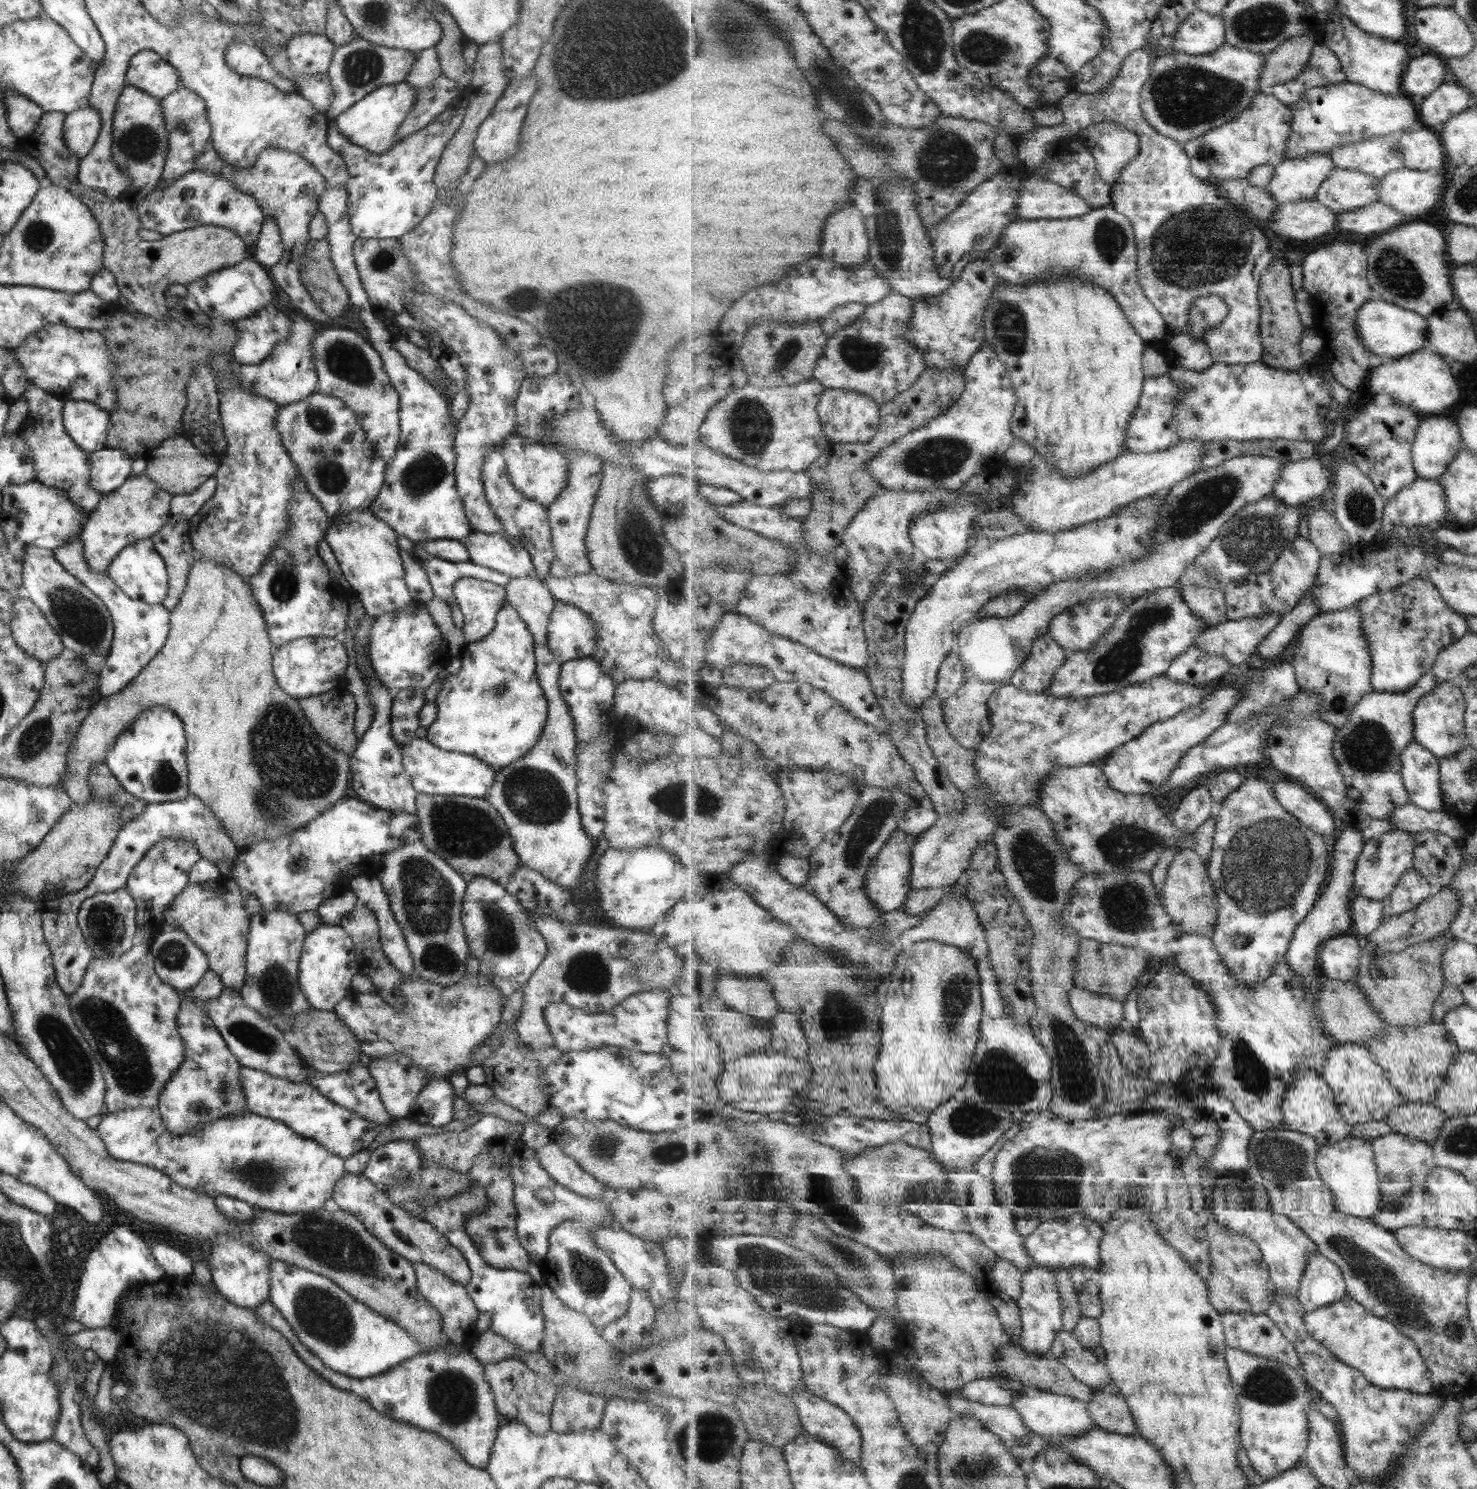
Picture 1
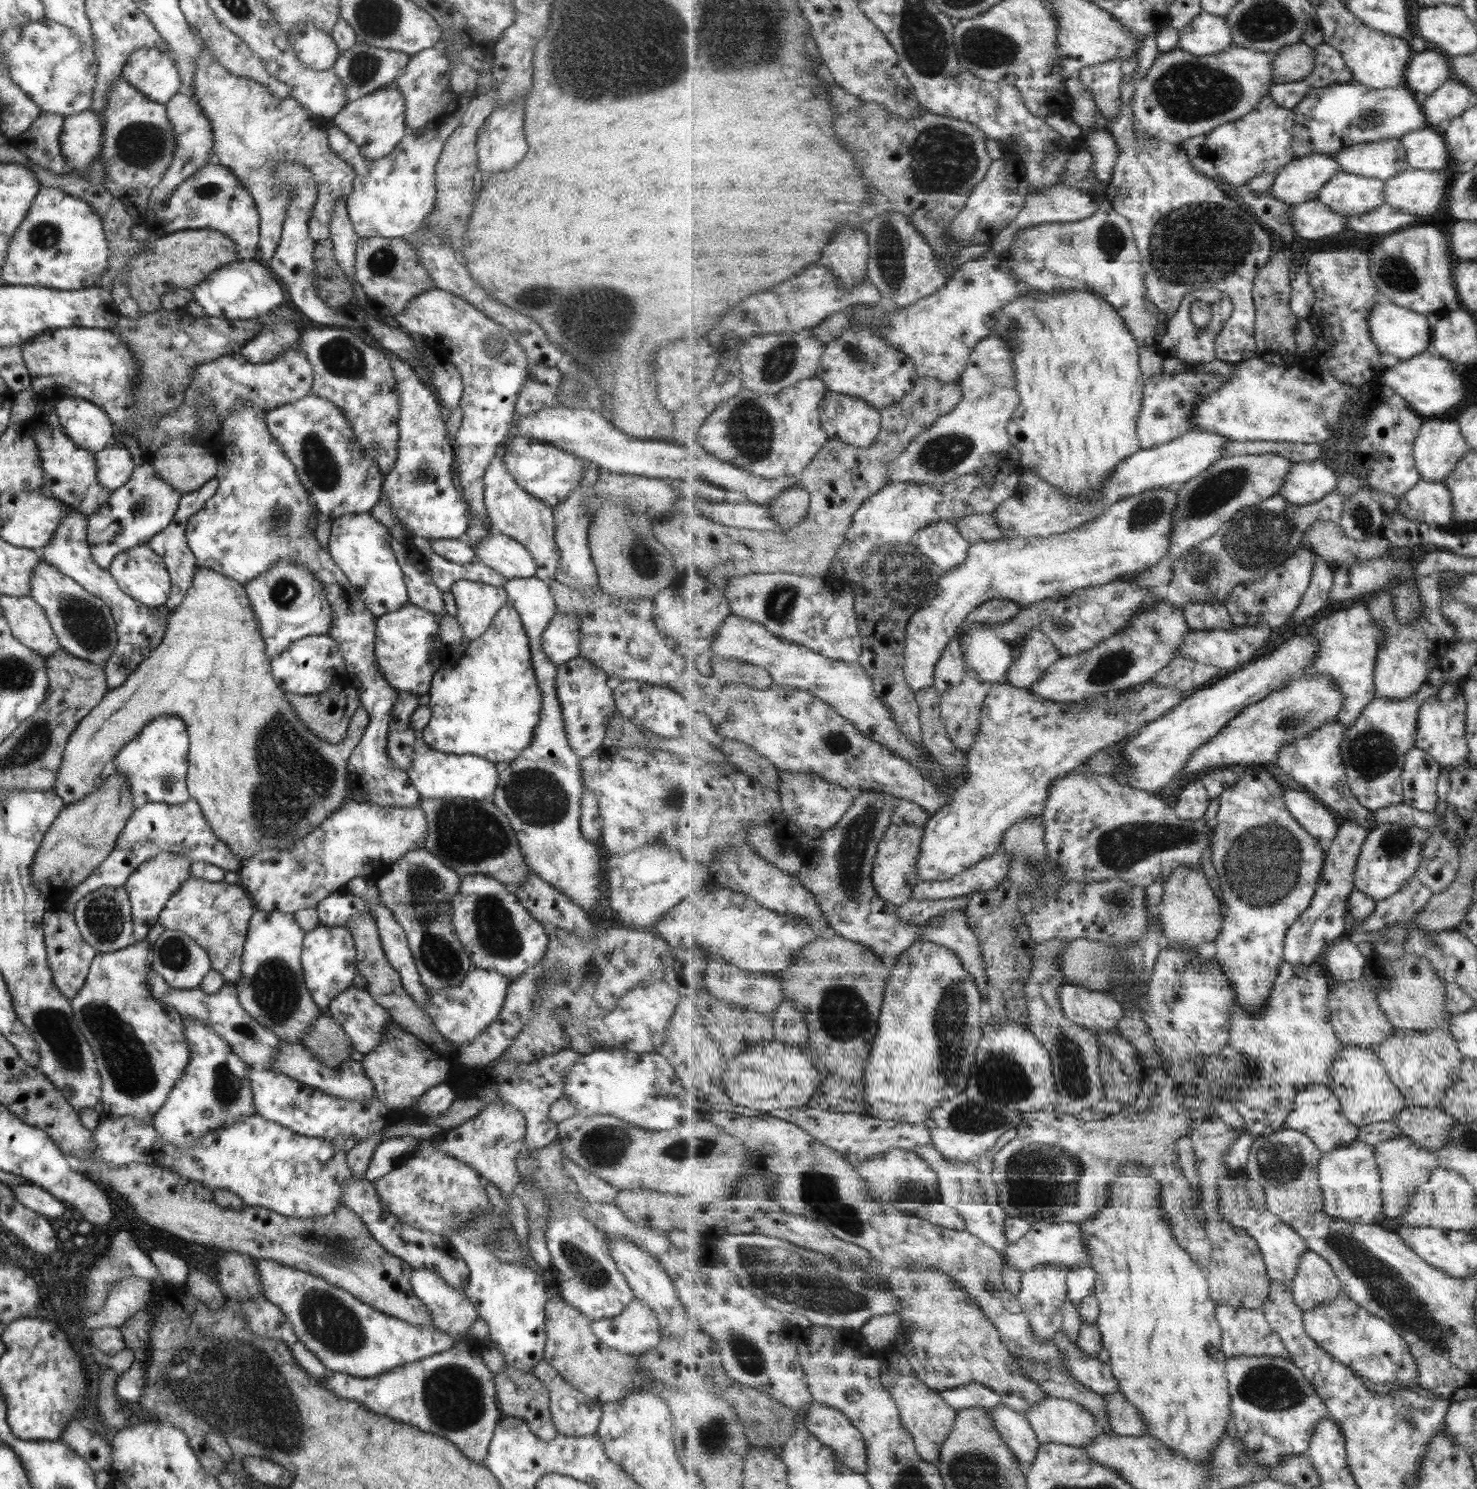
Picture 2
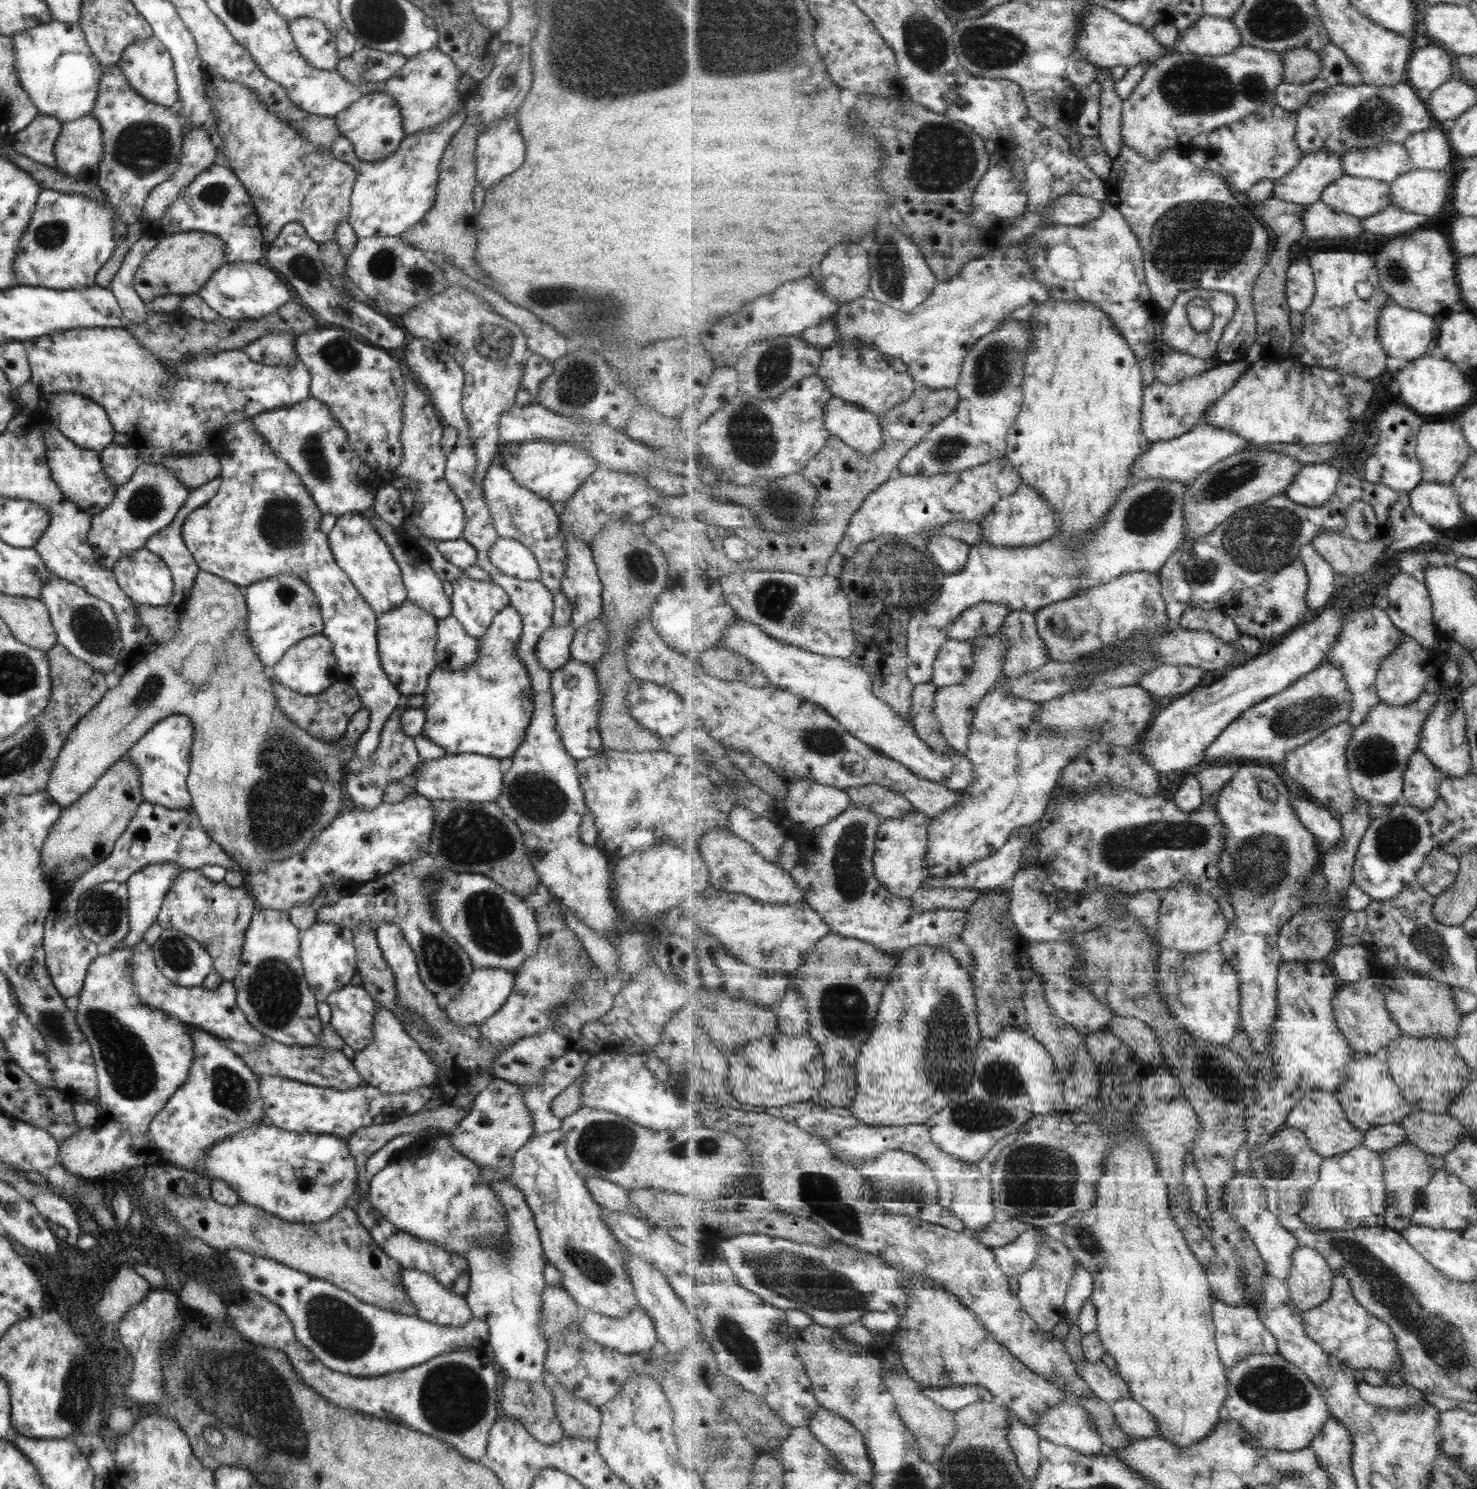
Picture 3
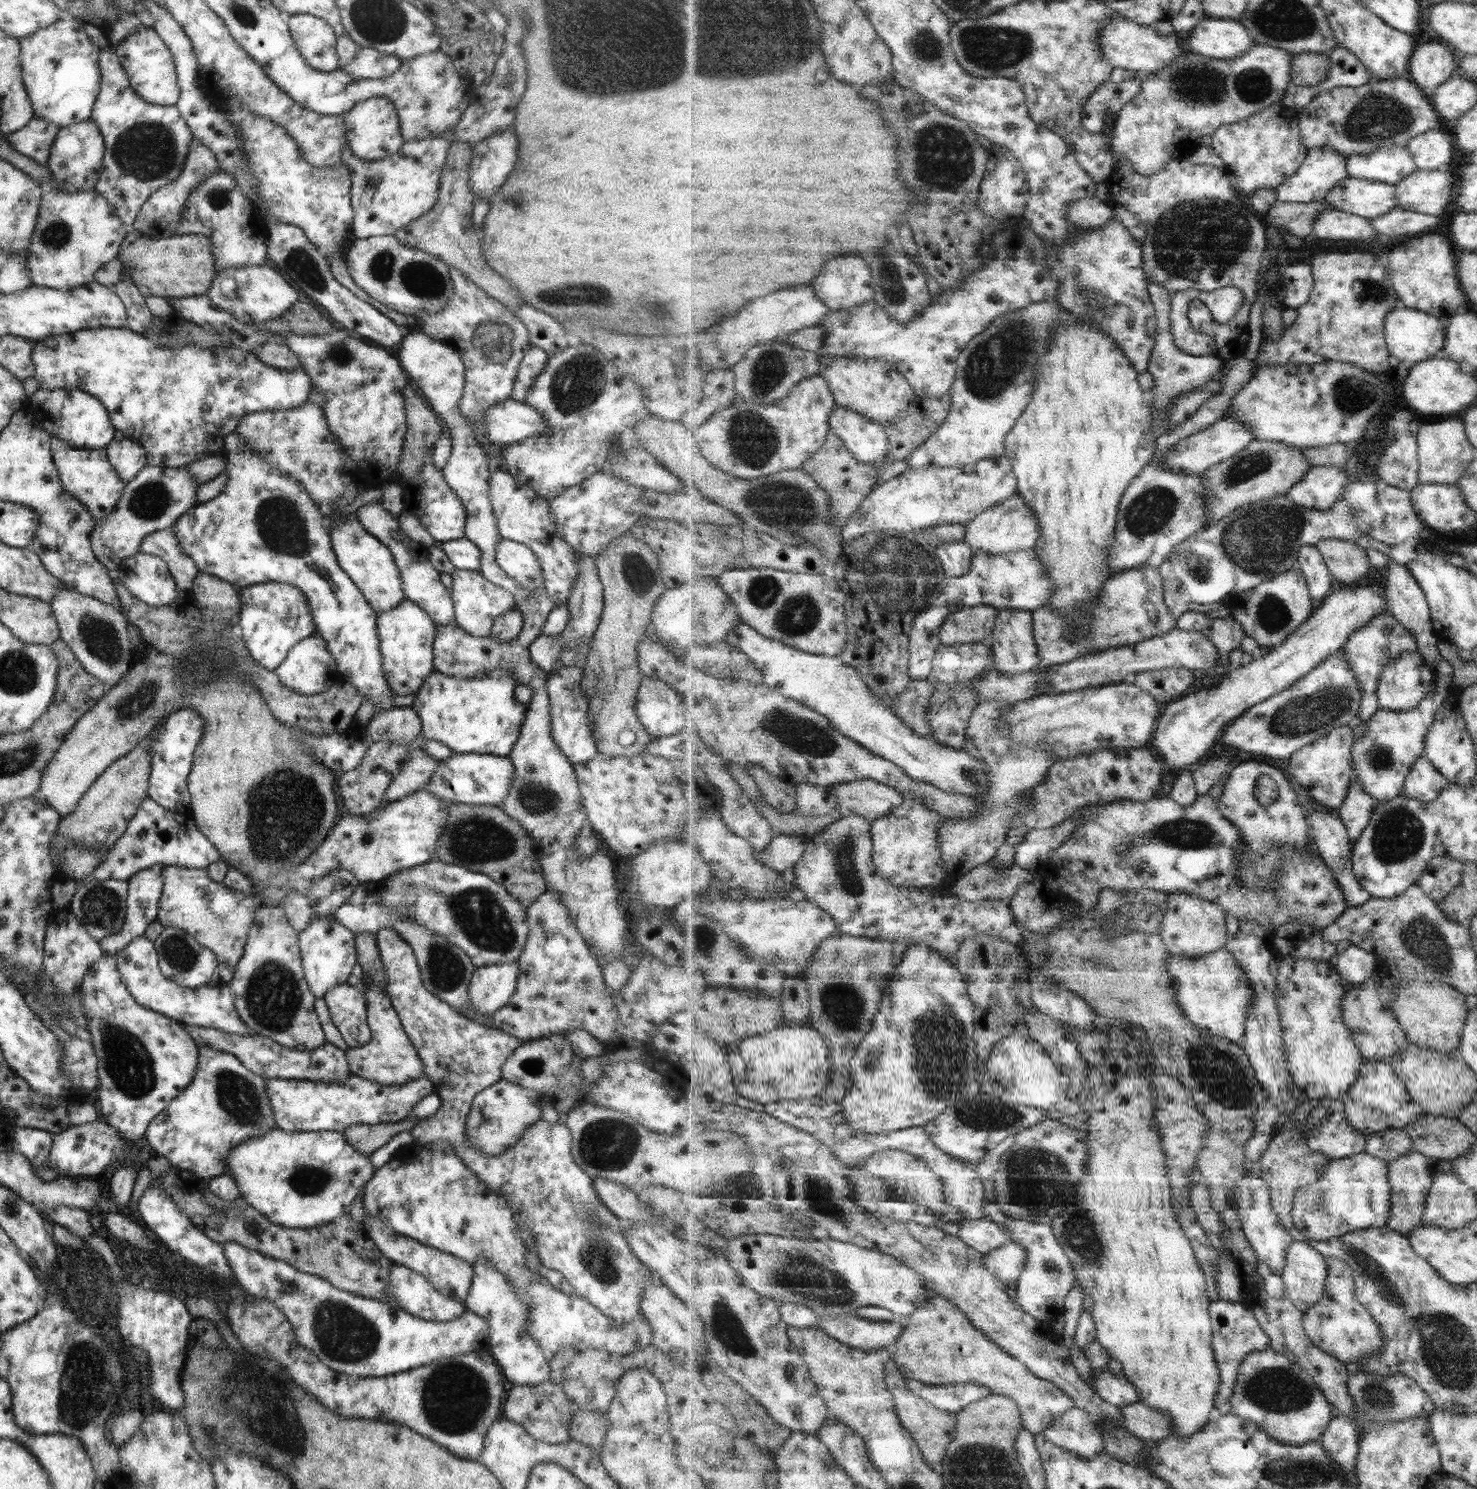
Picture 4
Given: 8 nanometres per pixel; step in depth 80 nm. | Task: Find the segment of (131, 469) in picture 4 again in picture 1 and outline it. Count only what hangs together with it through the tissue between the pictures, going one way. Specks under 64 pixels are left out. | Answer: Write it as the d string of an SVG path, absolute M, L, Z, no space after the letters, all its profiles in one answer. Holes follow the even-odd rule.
M104 447L88 453L90 485L100 495L115 490L130 475L132 460L122 451Z

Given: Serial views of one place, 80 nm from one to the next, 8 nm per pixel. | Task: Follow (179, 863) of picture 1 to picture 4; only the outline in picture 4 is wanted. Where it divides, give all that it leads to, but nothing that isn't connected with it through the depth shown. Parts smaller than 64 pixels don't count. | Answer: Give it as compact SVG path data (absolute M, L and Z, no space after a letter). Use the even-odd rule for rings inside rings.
M158 867L140 870L128 878L122 925L115 934L98 940L103 954L115 954L132 938L141 936L147 924L155 920L161 883Z

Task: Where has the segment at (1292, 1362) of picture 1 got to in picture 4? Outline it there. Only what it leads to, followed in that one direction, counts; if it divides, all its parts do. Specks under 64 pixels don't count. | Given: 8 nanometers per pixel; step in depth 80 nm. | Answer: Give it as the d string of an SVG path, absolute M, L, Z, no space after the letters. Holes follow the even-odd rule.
M1219 1299L1211 1301L1210 1315L1213 1326L1213 1348L1216 1353L1217 1364L1220 1367L1221 1386L1218 1392L1217 1405L1225 1402L1234 1395L1234 1388L1238 1381L1241 1365L1249 1353L1266 1349L1271 1345L1269 1335L1263 1331L1252 1306L1233 1300Z

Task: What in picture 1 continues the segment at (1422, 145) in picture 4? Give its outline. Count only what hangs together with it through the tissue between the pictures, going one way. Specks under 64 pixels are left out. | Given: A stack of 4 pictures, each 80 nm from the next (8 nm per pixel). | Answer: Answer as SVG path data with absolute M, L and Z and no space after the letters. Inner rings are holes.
M1410 130L1398 135L1409 169L1436 172L1443 166L1443 148L1435 132Z

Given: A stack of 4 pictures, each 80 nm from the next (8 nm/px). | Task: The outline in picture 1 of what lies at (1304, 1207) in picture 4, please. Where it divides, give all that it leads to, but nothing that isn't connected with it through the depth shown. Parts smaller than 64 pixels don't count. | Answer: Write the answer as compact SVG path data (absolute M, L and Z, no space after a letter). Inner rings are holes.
M1350 1136L1320 1147L1317 1160L1321 1178L1337 1197L1337 1211L1361 1218L1374 1218L1381 1212L1381 1179L1372 1141Z

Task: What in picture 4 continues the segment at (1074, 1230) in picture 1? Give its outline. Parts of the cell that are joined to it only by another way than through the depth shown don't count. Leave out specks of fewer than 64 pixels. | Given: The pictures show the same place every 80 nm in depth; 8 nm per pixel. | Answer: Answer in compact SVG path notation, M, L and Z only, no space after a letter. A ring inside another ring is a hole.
M1007 1243L987 1253L985 1267L989 1269L989 1273L997 1275L1006 1285L1017 1283L1023 1270L1027 1268L1027 1251L1022 1244Z

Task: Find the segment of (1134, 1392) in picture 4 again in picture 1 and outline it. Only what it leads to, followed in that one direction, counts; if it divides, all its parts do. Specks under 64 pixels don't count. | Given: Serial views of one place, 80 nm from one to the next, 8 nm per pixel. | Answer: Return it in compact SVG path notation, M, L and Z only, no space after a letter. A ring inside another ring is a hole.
M1061 1331L1050 1356L1064 1362L1079 1382L1094 1390L1112 1383L1106 1362L1099 1360L1092 1349L1081 1345L1073 1333Z

